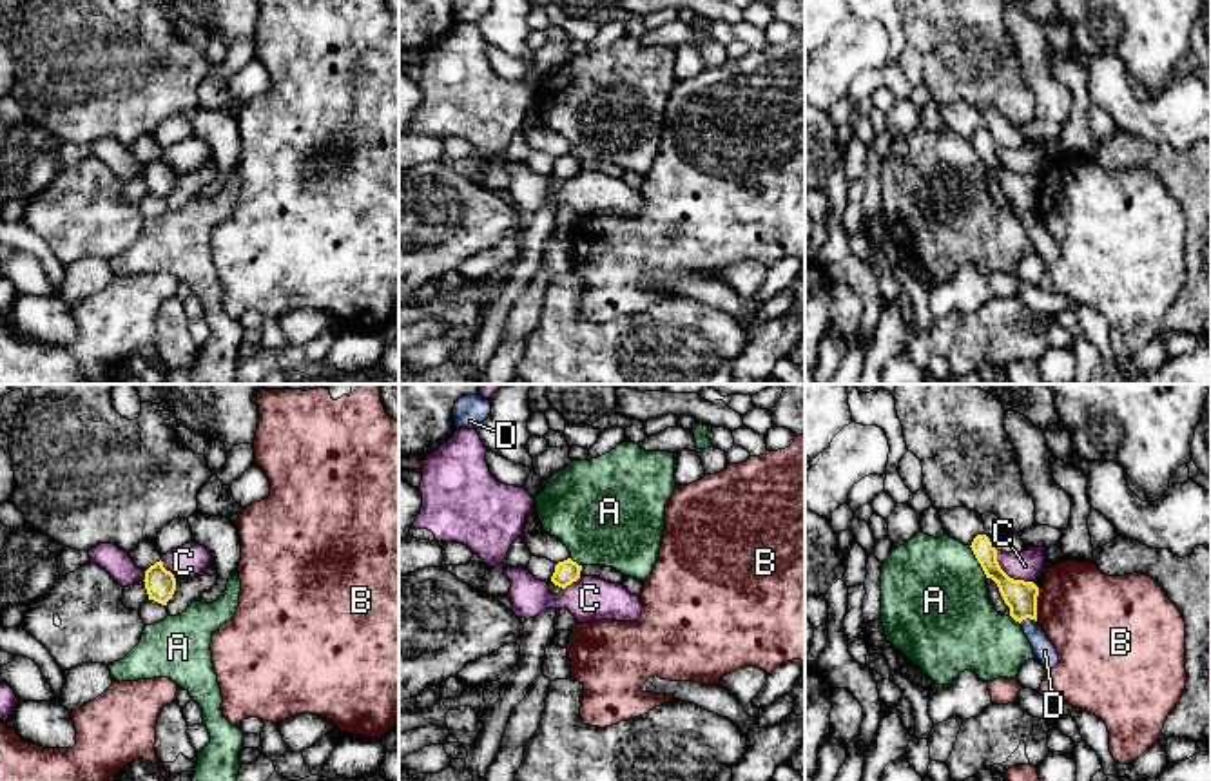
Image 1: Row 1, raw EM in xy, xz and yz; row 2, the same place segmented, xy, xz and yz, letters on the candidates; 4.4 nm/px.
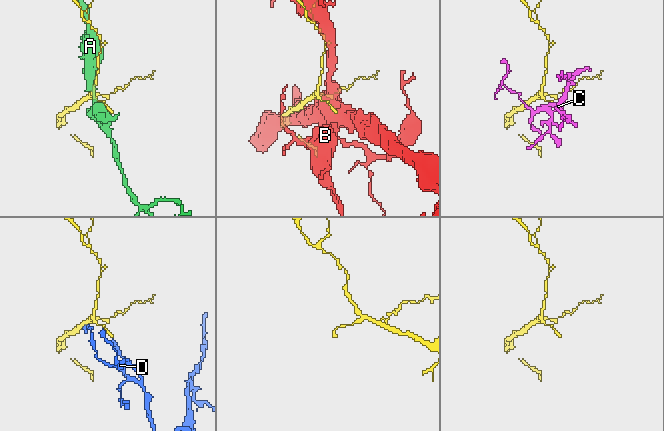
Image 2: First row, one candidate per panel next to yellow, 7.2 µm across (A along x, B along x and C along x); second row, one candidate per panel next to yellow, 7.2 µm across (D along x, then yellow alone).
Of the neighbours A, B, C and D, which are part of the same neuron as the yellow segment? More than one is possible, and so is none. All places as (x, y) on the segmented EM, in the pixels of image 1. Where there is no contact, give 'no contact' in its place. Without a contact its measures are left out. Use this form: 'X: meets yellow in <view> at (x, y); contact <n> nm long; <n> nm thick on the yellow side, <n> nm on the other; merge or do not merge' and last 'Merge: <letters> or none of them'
A: meets yellow in yz at (978, 560); contact 170 nm long; 140 nm thick on the yellow side, 480 nm on the other; do not merge
B: meets yellow in yz at (1036, 606); contact 140 nm long; 140 nm thick on the yellow side, 400 nm on the other; do not merge
C: meets yellow in yz at (1007, 575); contact 220 nm long; 140 nm thick on the yellow side, 130 nm on the other; do not merge
D: meets yellow in yz at (1026, 617); contact 80 nm long; 140 nm thick on the yellow side, 100 nm on the other; do not merge
Merge: none of them

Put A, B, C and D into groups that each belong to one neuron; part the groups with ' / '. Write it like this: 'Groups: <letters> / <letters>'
Groups: A B / C / D

